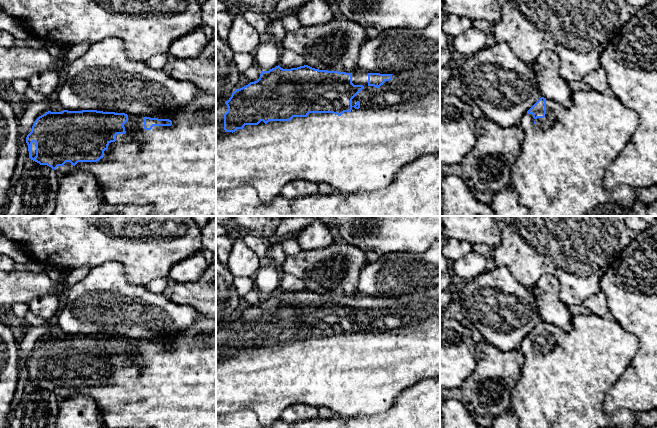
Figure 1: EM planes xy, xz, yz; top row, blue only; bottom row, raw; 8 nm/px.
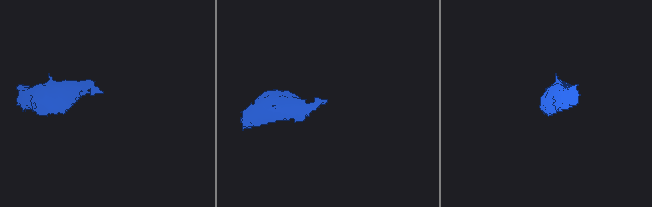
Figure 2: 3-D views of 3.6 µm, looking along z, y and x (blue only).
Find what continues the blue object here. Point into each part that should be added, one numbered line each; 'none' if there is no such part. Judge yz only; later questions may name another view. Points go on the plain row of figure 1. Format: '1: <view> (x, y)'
1: yz (563, 383)

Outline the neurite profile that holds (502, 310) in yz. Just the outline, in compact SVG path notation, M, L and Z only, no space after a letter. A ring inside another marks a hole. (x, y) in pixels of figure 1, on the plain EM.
M495 266L466 282L458 292L461 315L482 334L483 339L502 351L517 350L527 335L542 321L533 293L521 285L506 266Z

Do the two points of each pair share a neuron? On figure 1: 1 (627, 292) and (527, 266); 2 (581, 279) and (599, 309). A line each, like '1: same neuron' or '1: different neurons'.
1: different neurons
2: different neurons

